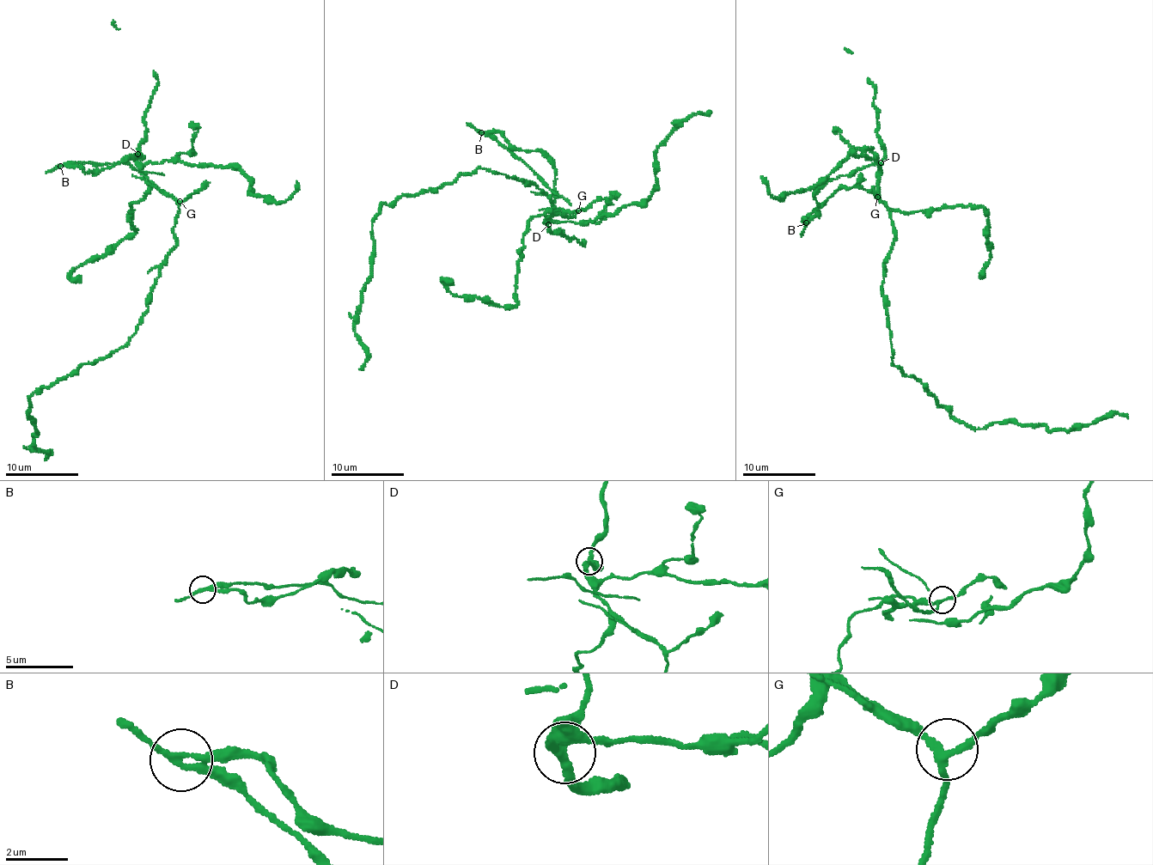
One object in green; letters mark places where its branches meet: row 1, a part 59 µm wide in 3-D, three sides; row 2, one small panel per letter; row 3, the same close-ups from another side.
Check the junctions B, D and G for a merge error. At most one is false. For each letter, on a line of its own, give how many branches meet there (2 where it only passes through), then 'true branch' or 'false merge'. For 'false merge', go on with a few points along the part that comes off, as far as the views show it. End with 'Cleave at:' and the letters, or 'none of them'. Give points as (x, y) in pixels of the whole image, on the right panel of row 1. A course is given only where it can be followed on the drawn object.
B: 3 | false merge | (806, 223), (805, 219), (814, 209), (825, 204), (838, 190), (865, 179)
D: 3 | true branch
G: 3 | true branch
Cleave at: B

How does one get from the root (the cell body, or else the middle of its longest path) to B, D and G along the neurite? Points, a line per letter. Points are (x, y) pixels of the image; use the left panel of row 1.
B: (158, 274), (176, 245), (179, 209), (141, 171), (136, 158), (141, 155), (91, 172), (60, 166)
D: (158, 274), (158, 265), (176, 245), (173, 229), (178, 204), (141, 171), (141, 164), (136, 158), (137, 154)
G: (158, 274), (158, 265), (176, 245), (173, 229), (179, 201)

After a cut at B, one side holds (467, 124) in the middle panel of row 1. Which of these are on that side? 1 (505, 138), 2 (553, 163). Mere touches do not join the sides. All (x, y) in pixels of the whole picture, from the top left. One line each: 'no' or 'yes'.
1: no
2: no

